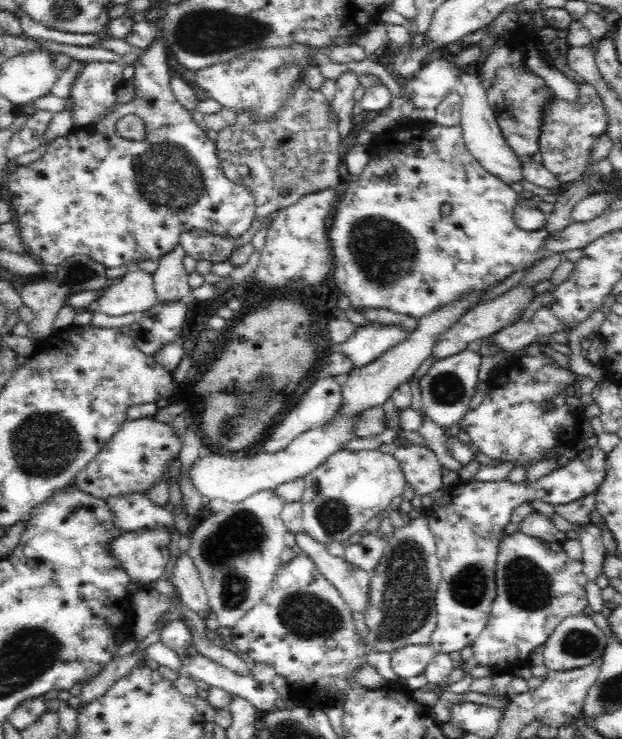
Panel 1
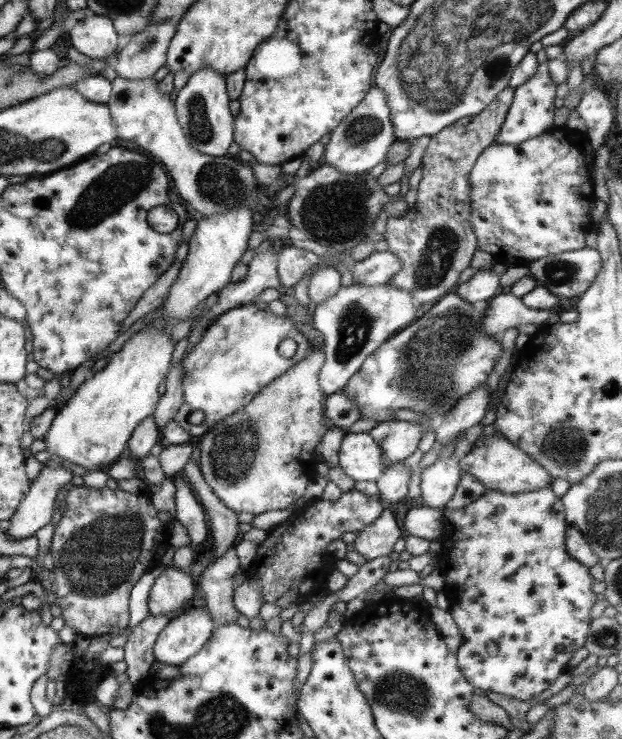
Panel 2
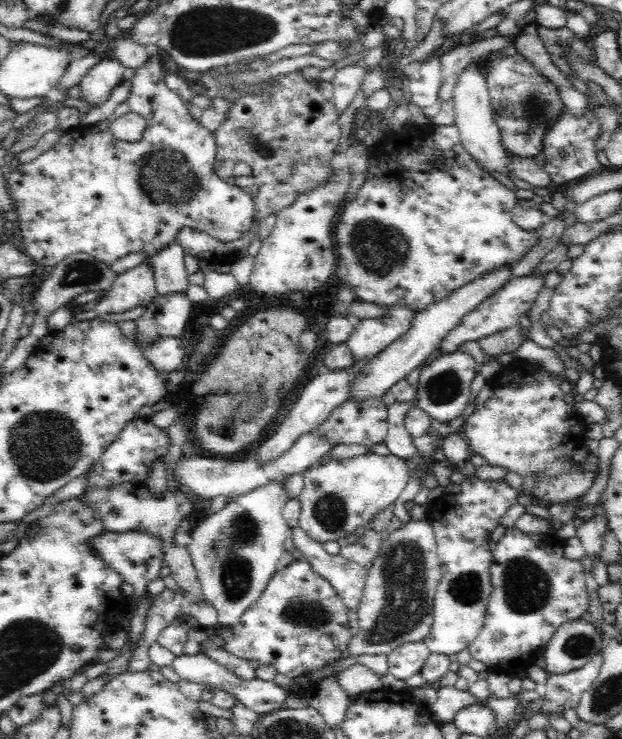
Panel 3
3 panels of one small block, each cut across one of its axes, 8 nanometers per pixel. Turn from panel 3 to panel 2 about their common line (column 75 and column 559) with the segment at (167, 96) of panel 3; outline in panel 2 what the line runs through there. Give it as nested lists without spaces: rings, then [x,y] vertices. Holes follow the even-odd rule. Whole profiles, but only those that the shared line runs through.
[[[553,127],[525,142],[509,146],[491,143],[476,158],[468,181],[471,199],[471,232],[477,248],[485,250],[494,258],[494,263],[512,267],[528,266],[550,255],[579,250],[585,247],[585,234],[595,230],[589,216],[589,205],[595,200],[593,190],[593,157],[585,134],[563,127]]]

